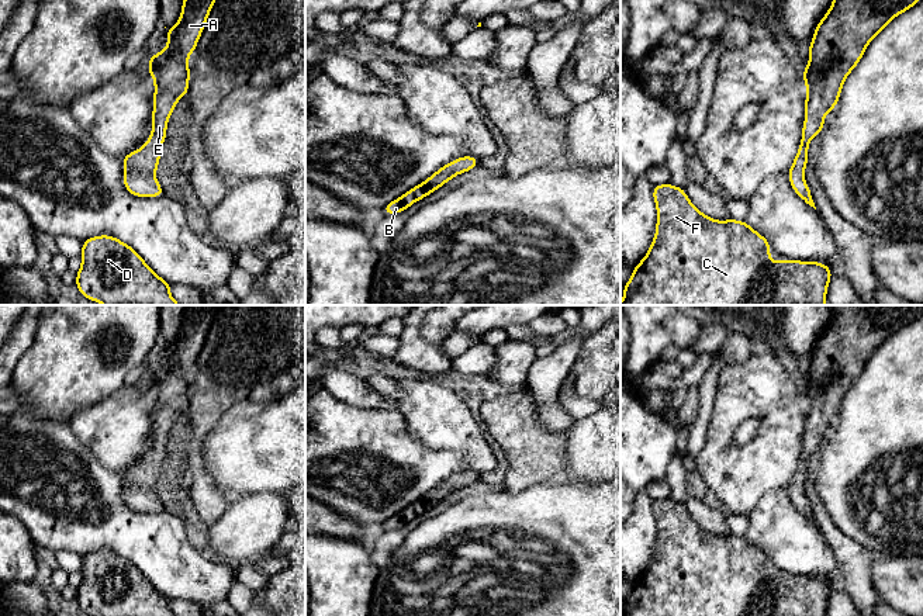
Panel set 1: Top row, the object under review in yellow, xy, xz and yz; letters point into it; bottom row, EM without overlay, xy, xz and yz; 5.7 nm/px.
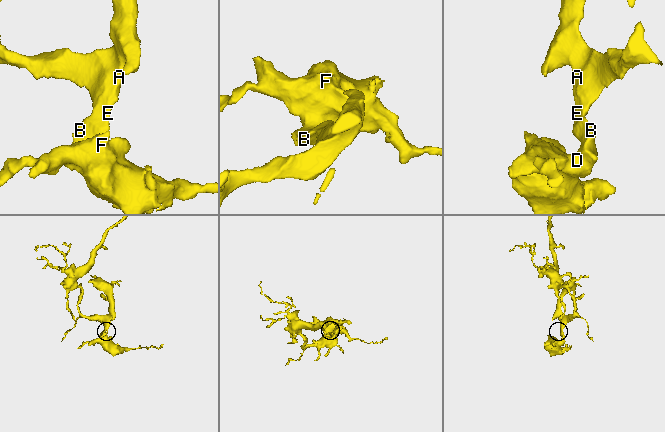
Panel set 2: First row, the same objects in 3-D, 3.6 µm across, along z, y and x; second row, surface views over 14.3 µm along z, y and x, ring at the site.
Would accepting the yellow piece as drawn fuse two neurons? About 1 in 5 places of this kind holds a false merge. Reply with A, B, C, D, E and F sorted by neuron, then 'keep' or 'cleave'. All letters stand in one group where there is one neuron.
A B C D E F; keep

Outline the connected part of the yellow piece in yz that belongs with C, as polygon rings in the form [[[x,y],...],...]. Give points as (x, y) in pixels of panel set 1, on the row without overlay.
[[[673,499],[653,502],[657,522],[656,551],[647,570],[635,581],[623,603],[623,616],[826,616],[833,591],[827,579],[782,574],[770,575],[770,557],[746,536],[716,536],[698,526],[684,503]]]

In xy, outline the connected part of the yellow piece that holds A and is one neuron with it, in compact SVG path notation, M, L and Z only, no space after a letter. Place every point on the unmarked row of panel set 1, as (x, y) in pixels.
M186 305L180 335L173 343L166 343L167 361L159 368L151 370L148 390L155 399L152 449L141 464L121 473L124 480L124 502L135 512L160 512L165 509L156 495L155 485L159 482L160 464L167 450L167 435L179 413L187 411L190 394L187 374L197 361L211 322L219 308L221 305Z

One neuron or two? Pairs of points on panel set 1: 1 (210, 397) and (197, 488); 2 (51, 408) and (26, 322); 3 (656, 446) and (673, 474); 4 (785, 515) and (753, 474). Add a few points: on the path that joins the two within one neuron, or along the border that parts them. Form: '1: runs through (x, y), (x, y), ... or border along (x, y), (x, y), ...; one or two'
1: runs through (203, 419), (196, 443), (196, 466); one
2: border along (38, 319), (34, 342), (14, 369); two
3: border along (674, 450), (664, 480); two
4: border along (787, 487), (770, 490), (747, 515); two

